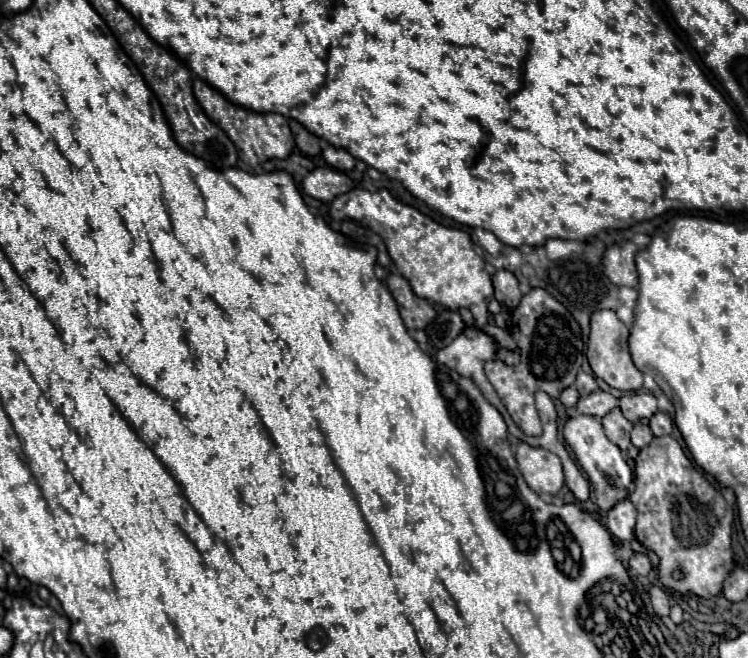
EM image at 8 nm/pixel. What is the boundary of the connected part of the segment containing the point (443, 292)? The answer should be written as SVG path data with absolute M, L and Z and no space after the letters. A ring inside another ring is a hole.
M354 188L332 200L330 216L336 221L350 219L358 224L366 224L372 232L376 232L386 242L392 262L396 264L398 272L410 282L412 292L418 298L432 300L450 310L468 308L478 328L488 322L492 280L484 270L484 260L474 252L468 232L446 228L434 222L430 216L424 216L416 208L402 204L388 190L371 192Z

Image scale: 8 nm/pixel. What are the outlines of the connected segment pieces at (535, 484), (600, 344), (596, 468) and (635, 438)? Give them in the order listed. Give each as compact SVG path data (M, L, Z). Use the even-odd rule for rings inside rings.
M518 444L516 450L518 468L536 494L558 494L564 484L564 472L560 458L544 448L532 448L528 444Z
M596 310L590 318L590 340L586 350L588 364L598 378L602 378L608 386L622 392L642 388L642 372L634 366L628 352L628 334L630 334L628 326L622 324L612 310Z
M574 416L574 418L570 418L564 426L564 440L568 442L568 446L576 454L578 464L586 472L586 476L588 476L592 488L594 488L596 504L600 506L600 510L606 512L616 502L620 502L628 496L628 488L633 481L633 471L626 464L626 460L622 458L620 448L606 438L606 434L602 430L602 422L598 418L594 418L594 416Z
M634 424L634 430L632 430L632 444L634 444L636 448L646 446L652 438L654 438L654 436L652 436L652 432L650 432L650 428L648 428L646 424Z

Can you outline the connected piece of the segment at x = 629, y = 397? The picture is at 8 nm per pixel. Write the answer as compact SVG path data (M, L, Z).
M634 392L634 394L624 394L620 398L620 410L630 422L638 422L642 418L650 418L658 408L654 394Z

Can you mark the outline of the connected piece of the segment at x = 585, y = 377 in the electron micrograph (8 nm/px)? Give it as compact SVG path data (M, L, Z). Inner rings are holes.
M580 372L578 374L578 378L576 378L576 390L578 390L578 394L580 396L588 396L588 394L592 394L592 392L596 392L598 390L598 384L596 384L596 380L594 380L594 376L590 376L590 374L584 374L584 372Z

